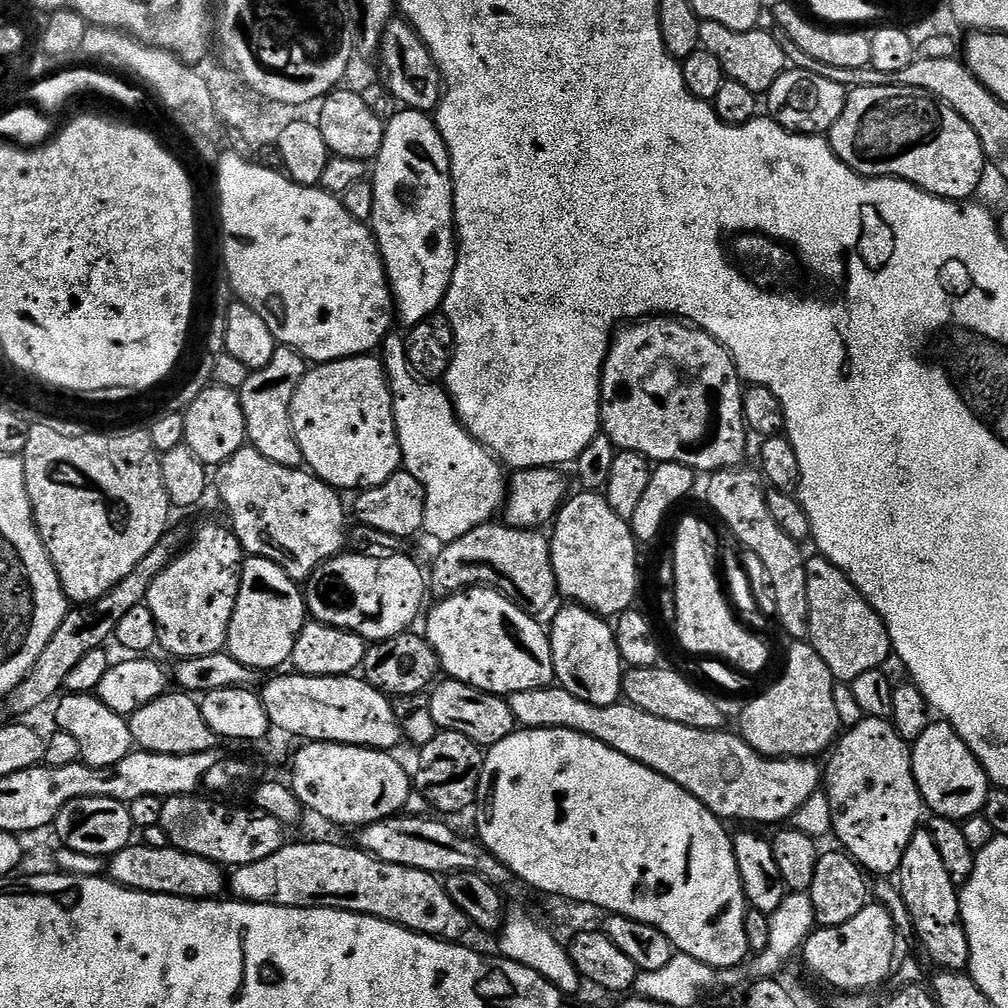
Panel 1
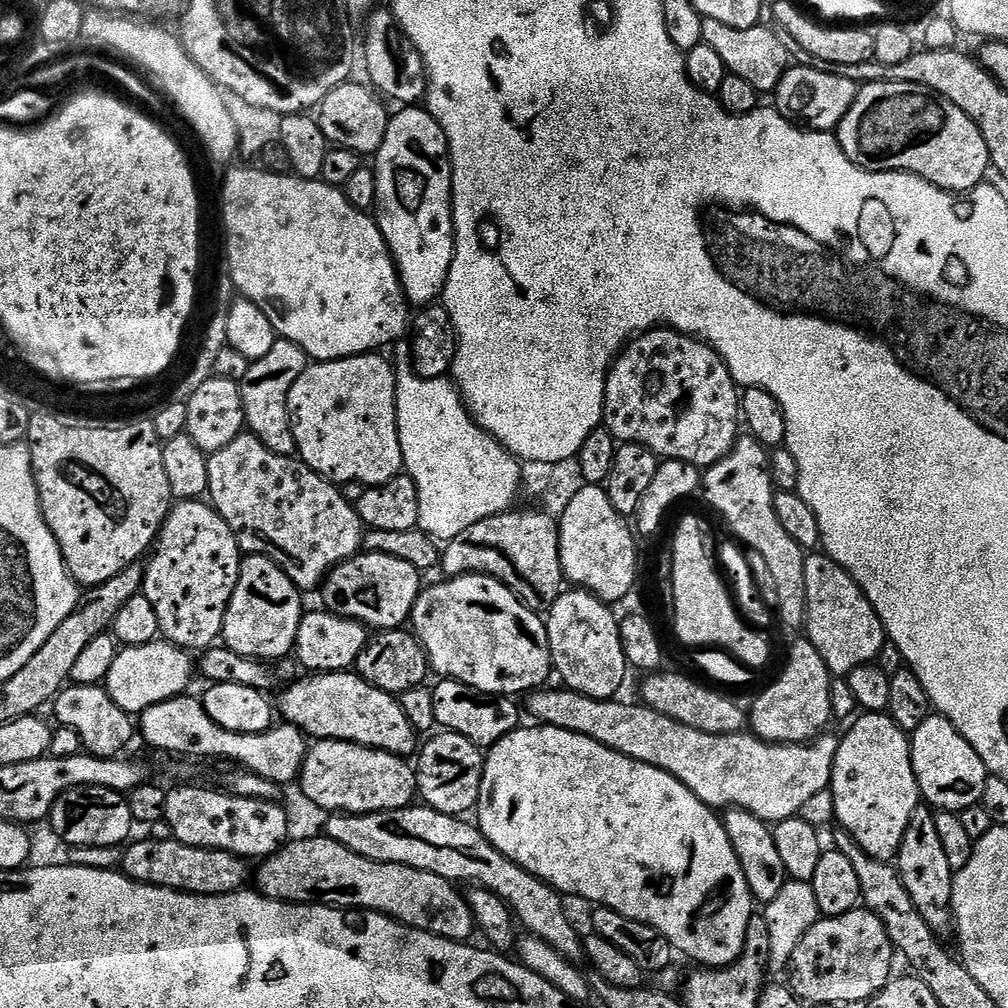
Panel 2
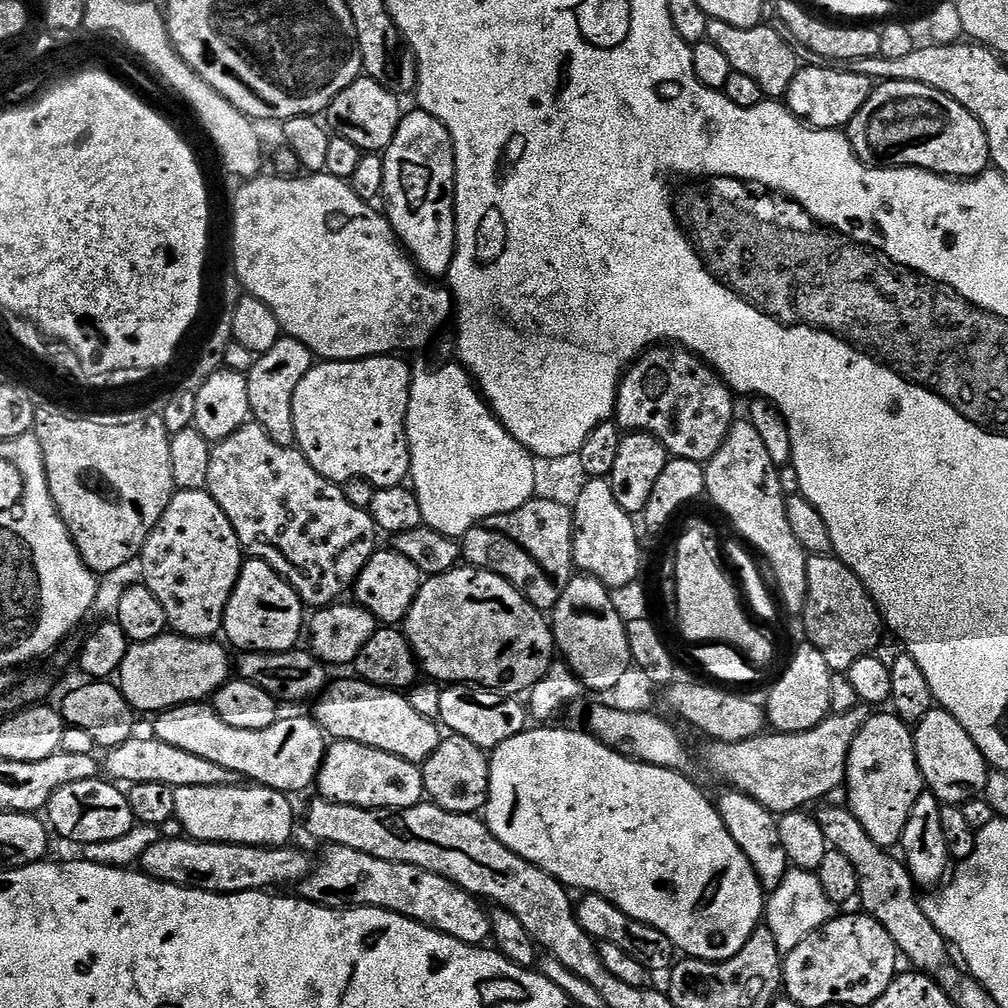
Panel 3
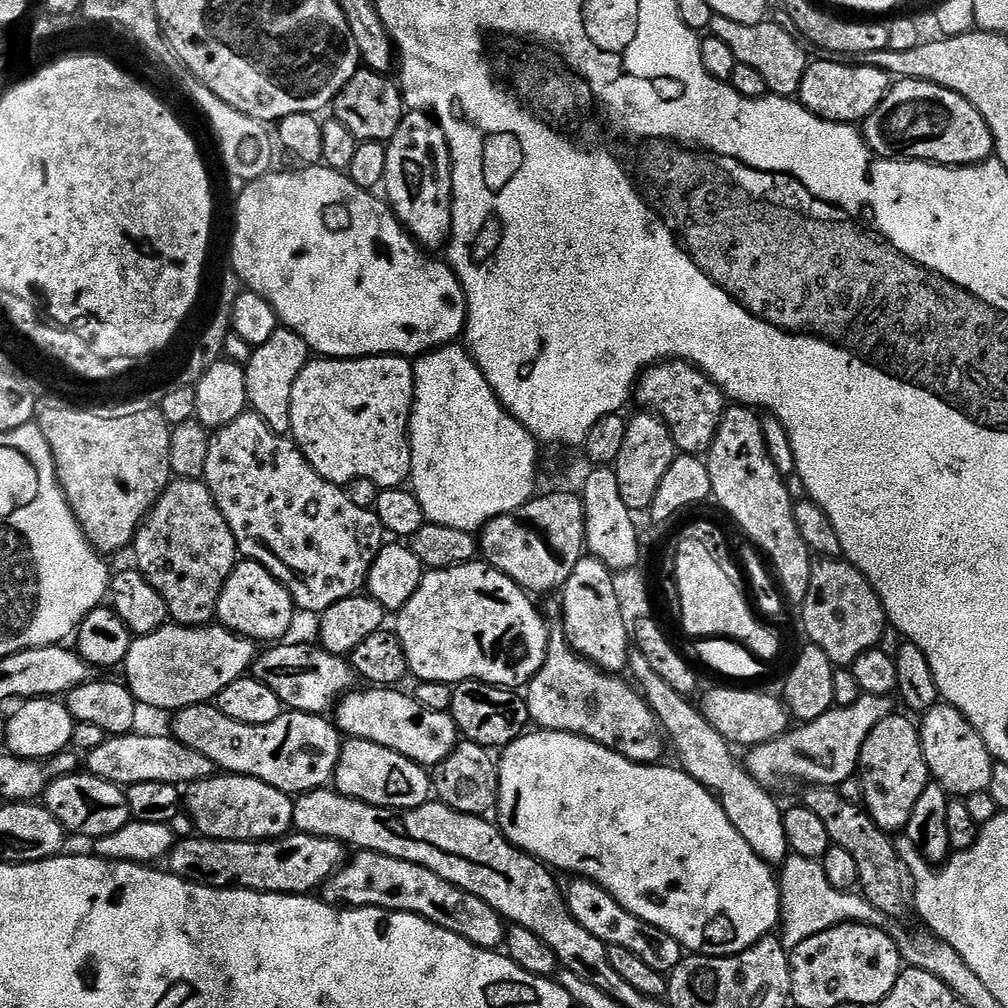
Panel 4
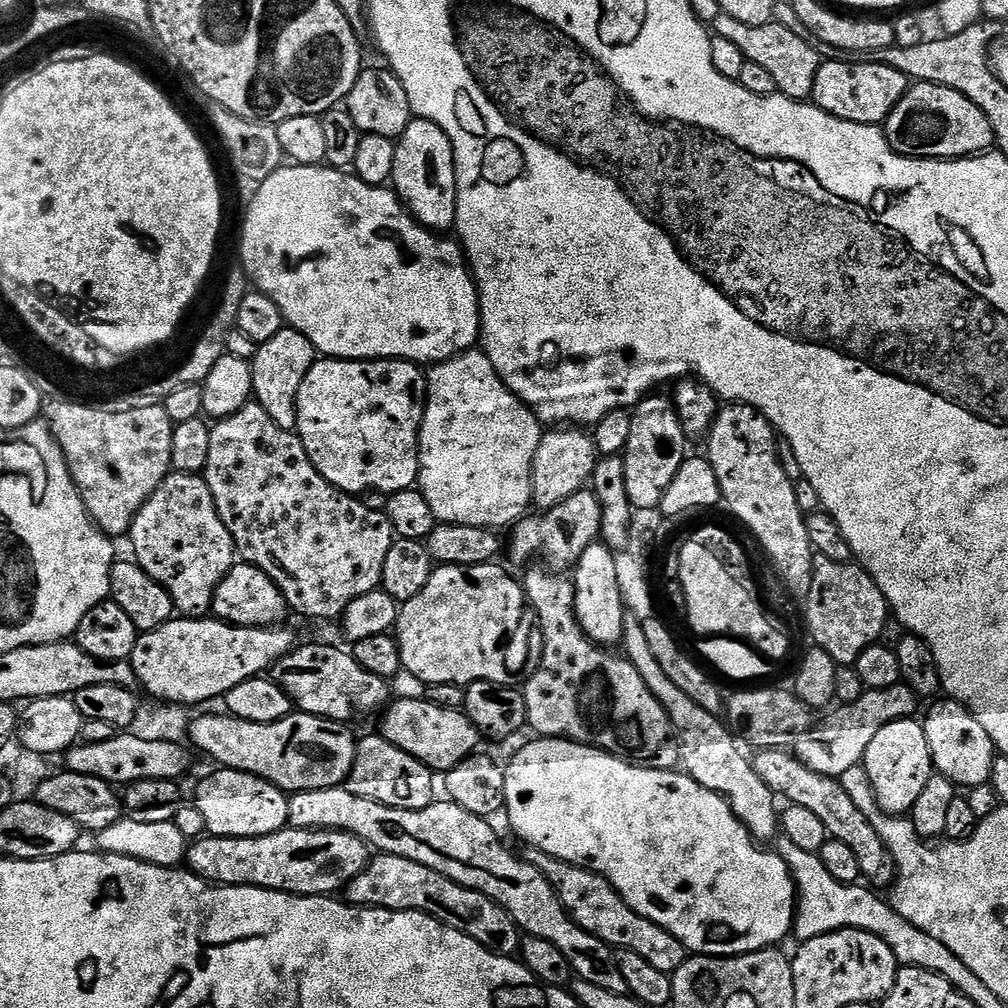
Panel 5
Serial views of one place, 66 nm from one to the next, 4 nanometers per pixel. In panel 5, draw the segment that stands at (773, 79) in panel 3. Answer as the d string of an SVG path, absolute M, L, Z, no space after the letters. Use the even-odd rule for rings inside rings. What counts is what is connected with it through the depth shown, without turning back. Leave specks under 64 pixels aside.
M722 14L710 25L710 28L715 35L726 38L733 46L738 46L745 60L758 62L758 66L762 66L774 78L779 95L789 96L791 100L801 102L811 97L814 78L820 69L822 56L817 45L805 39L795 27L787 28L779 22L762 26L746 26L746 22L738 22L738 18L730 18Z

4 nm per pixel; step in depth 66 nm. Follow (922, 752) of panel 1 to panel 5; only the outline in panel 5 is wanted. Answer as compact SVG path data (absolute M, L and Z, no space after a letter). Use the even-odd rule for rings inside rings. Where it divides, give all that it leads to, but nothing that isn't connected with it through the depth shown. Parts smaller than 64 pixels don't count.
M951 698L943 699L937 699L937 704L922 716L926 746L930 746L933 769L939 775L945 776L951 784L964 790L989 783L998 755L990 734L986 734L986 730L978 723L978 718L974 718L974 714L965 704L959 704Z

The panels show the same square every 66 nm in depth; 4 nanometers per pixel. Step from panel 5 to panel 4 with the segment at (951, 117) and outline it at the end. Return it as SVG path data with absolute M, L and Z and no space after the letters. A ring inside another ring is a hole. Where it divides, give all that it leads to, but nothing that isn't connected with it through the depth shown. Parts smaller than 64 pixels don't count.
M897 79L888 89L886 98L882 98L878 107L863 121L862 135L873 157L924 160L928 164L947 164L949 168L983 164L994 152L990 126L982 118L982 114L978 114L978 110L974 110L974 106L970 106L966 98L925 80Z

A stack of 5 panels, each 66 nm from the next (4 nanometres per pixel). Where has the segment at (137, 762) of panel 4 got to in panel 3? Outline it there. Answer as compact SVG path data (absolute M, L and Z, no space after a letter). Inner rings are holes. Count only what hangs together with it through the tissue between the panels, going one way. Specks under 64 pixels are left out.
M155 738L127 740L122 742L122 746L107 749L105 756L108 757L103 757L102 768L107 779L124 786L164 783L170 788L178 789L182 786L234 786L240 784L242 780L234 770L226 770L214 762L206 762L206 758L198 758L198 754L178 750L178 746L166 746L166 742Z

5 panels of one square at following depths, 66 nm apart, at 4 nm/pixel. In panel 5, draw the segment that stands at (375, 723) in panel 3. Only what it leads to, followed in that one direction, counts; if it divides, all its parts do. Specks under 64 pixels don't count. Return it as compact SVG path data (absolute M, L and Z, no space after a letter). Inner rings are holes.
M423 698L395 700L387 705L383 713L385 716L378 728L379 735L398 746L398 750L406 750L406 754L418 758L418 762L432 769L433 773L448 773L454 766L458 766L458 762L479 749L476 747L482 743L480 732L460 708L446 708Z

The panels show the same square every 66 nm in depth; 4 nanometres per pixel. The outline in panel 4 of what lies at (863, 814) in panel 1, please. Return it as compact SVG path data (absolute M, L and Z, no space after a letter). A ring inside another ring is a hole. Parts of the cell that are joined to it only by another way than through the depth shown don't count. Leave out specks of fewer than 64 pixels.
M899 714L888 716L882 722L878 722L874 730L870 730L862 746L858 769L863 807L873 822L889 834L900 834L907 829L910 814L914 814L918 797L930 783L920 741L920 728L912 725L907 720L909 719L907 715L904 716Z

